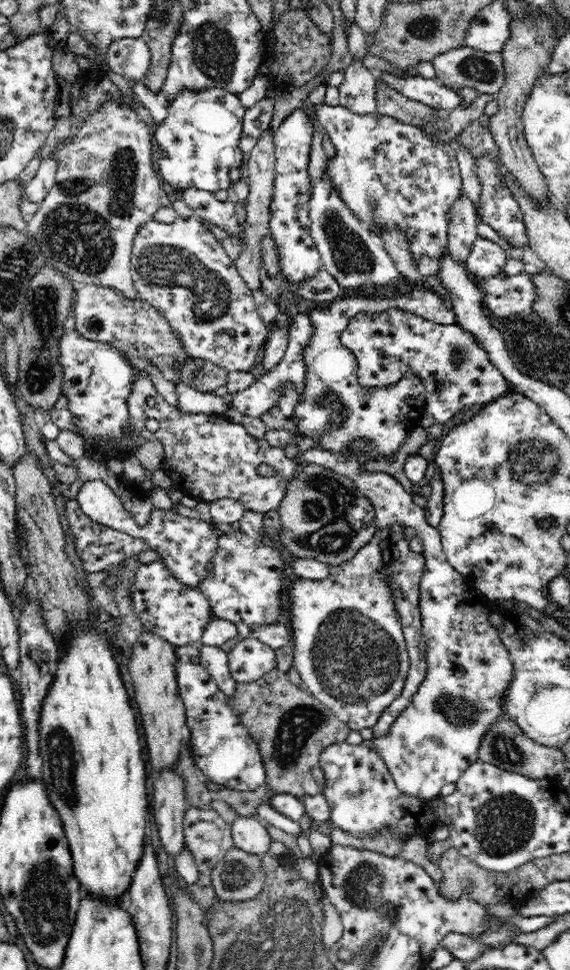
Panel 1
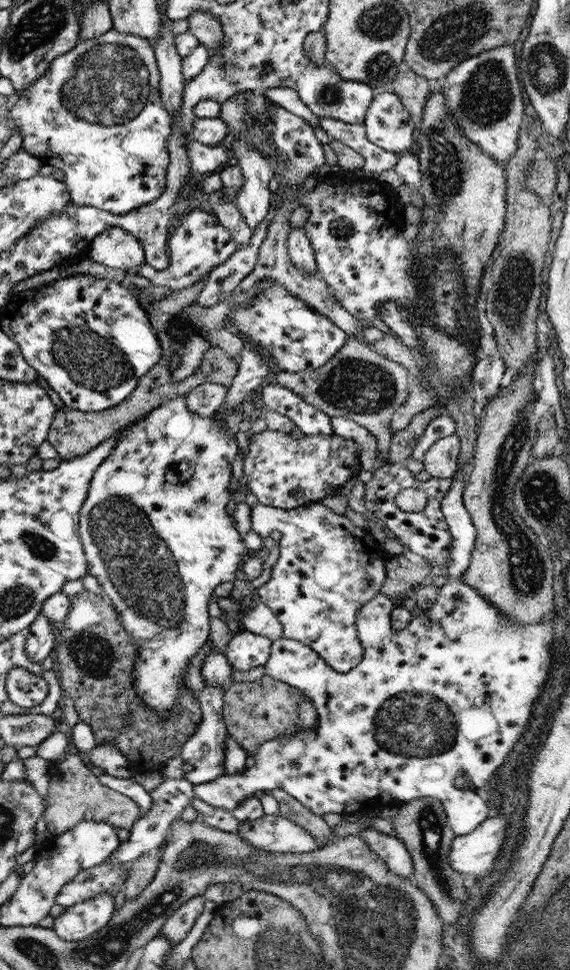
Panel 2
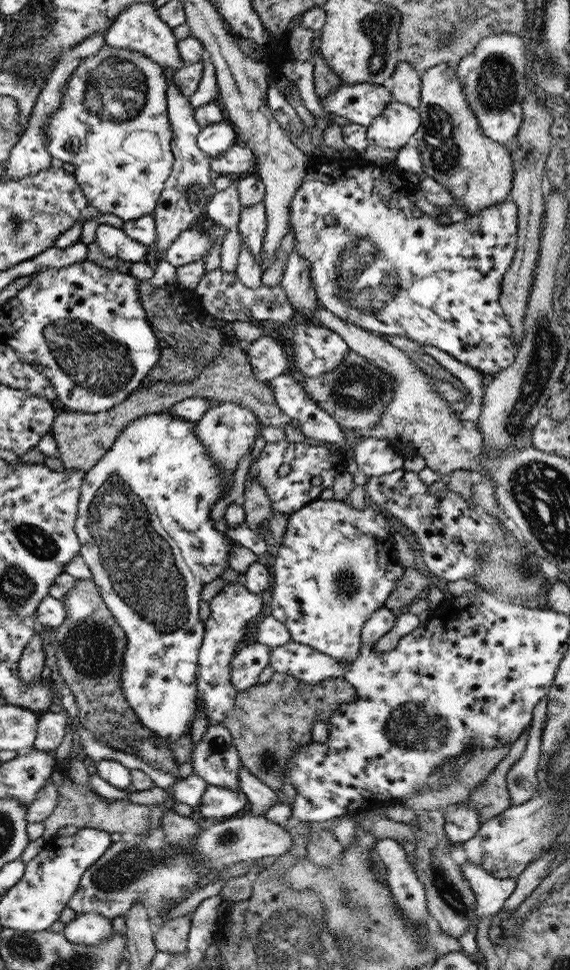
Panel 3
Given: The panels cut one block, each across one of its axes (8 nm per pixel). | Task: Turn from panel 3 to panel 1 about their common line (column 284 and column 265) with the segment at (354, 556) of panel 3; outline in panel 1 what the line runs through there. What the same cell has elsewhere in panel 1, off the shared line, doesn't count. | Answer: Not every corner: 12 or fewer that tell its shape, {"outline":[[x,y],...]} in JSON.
{"outline":[[245,509],[200,584],[237,638],[281,622],[286,558]]}

